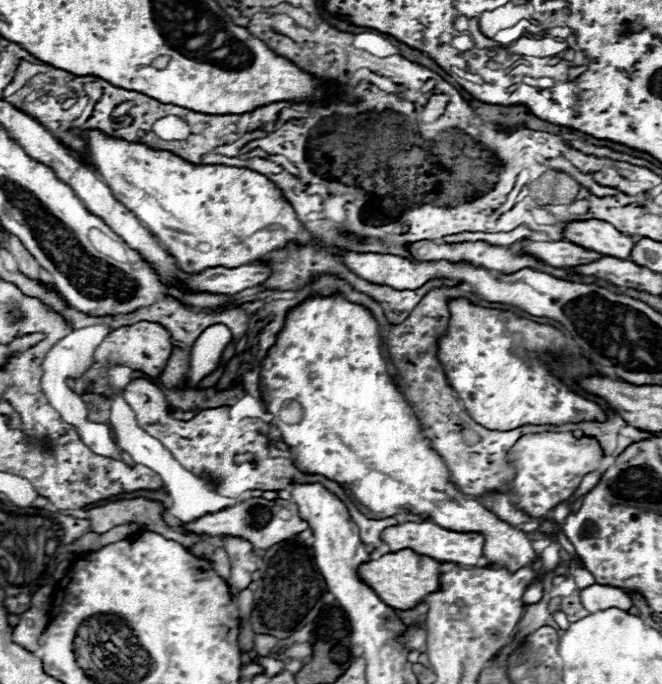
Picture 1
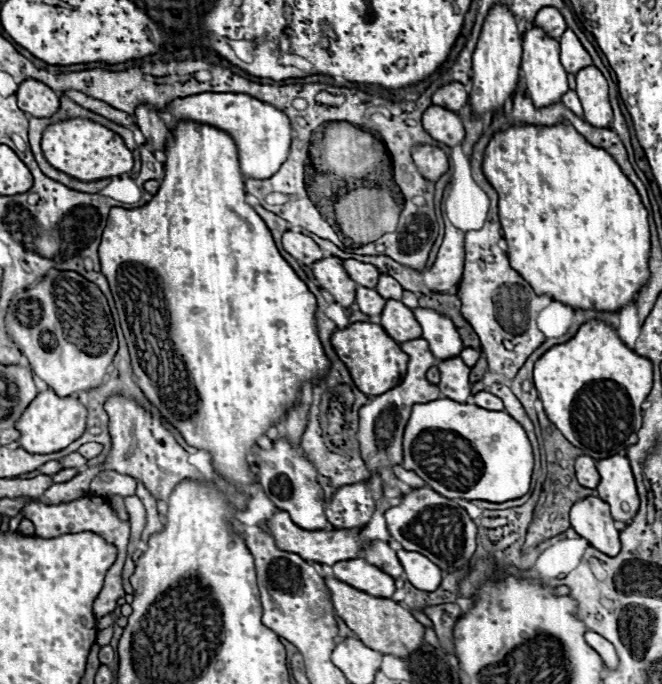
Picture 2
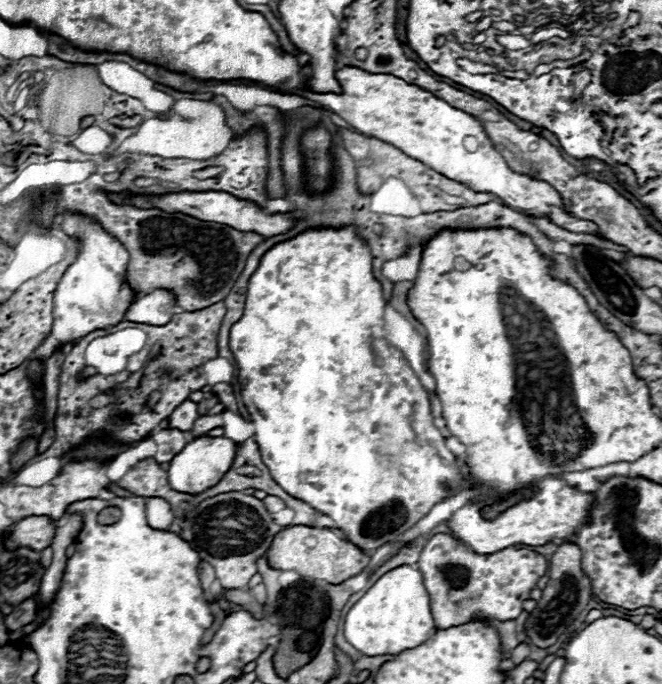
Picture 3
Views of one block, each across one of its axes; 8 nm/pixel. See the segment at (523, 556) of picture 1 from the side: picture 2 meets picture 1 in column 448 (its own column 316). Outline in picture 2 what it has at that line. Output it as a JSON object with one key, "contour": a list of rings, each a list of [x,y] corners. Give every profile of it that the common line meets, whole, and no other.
{"contour":[[[274,440],[270,450],[260,450],[258,464],[258,482],[262,484],[268,498],[280,508],[286,510],[292,520],[304,530],[328,530],[330,522],[324,514],[324,492],[316,482],[316,468],[310,460],[298,456],[298,448],[286,440]]]}

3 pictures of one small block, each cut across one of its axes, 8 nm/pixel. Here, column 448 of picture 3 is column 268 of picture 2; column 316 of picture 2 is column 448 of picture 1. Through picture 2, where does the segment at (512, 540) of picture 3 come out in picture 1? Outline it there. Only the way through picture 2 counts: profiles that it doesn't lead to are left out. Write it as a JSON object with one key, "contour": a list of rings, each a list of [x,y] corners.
{"contour":[[[406,522],[406,524],[390,526],[382,532],[380,538],[390,546],[390,552],[400,552],[404,548],[410,548],[420,556],[430,556],[438,562],[452,562],[458,566],[474,566],[482,558],[482,548],[484,548],[482,536],[474,532],[444,530],[434,522]]]}

